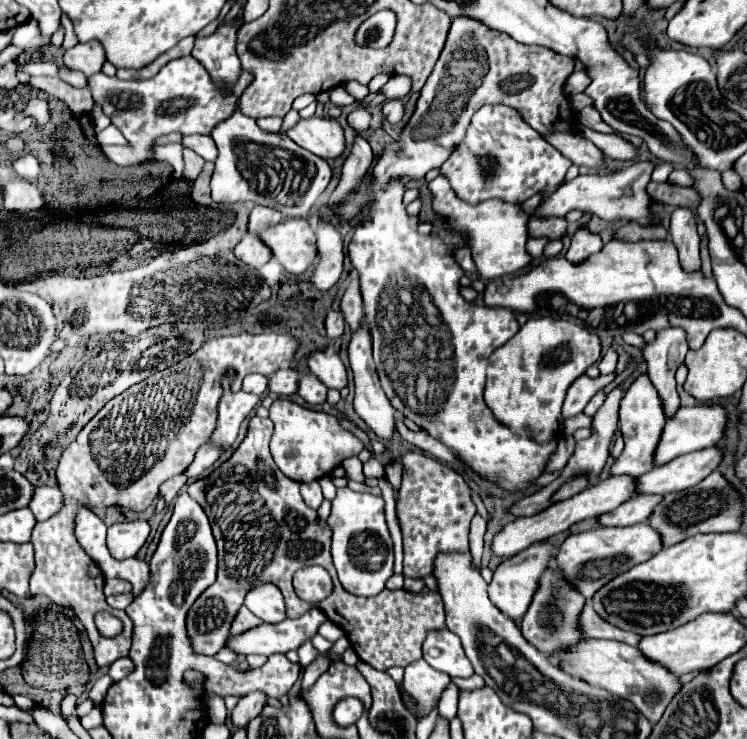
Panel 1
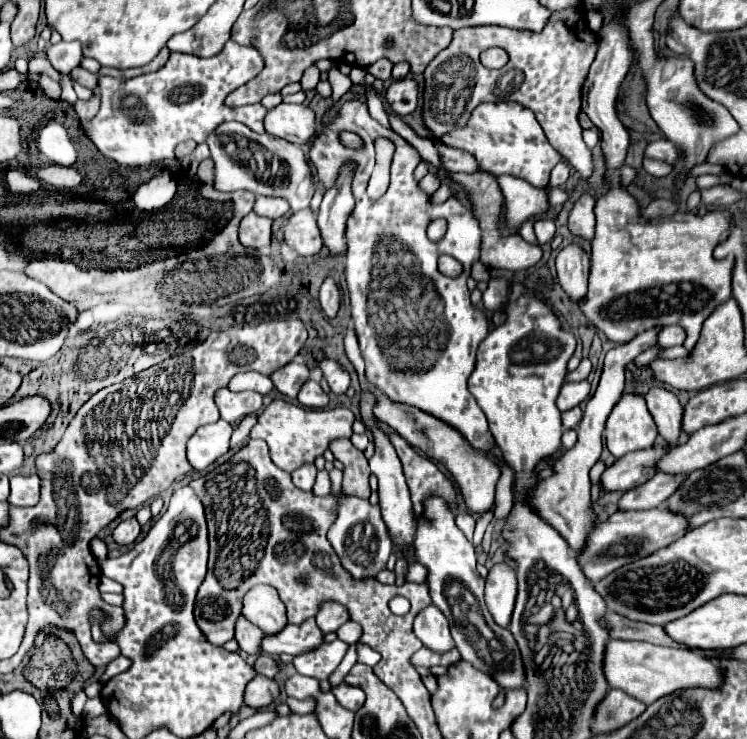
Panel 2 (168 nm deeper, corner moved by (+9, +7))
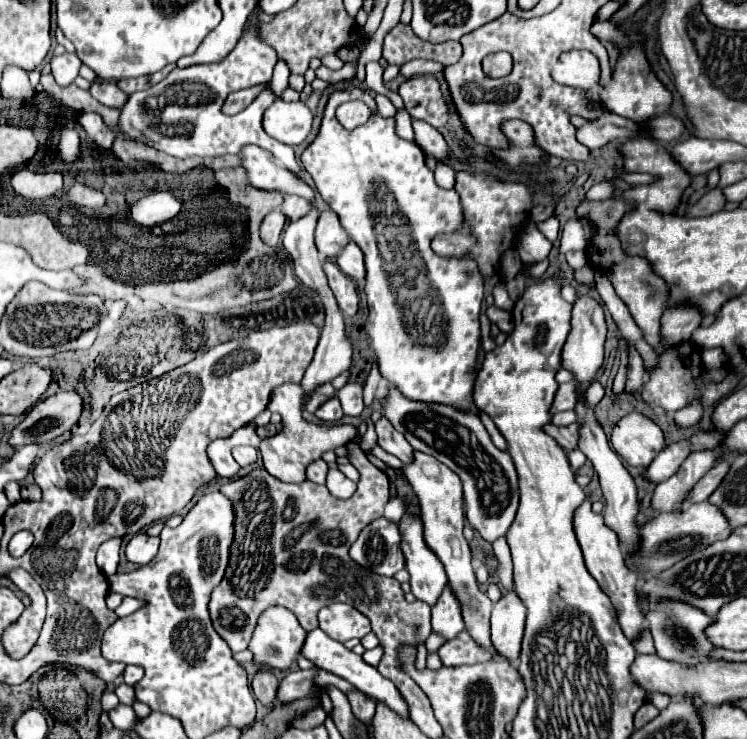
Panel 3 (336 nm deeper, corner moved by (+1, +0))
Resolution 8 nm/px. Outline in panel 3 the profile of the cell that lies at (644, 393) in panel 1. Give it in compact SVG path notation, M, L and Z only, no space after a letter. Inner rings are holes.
M631 412L617 422L611 434L611 444L627 464L641 468L647 468L665 448L661 428L639 412Z

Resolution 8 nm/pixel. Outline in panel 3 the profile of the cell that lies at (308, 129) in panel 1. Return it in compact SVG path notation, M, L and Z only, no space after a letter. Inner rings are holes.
M275 100L265 116L263 116L263 128L265 132L289 146L299 146L307 140L313 126L313 114L303 102L283 102Z

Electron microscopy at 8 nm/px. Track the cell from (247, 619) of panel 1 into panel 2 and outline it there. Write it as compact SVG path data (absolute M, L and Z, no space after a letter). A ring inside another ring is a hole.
M243 615L237 621L237 629L235 629L235 639L239 643L239 647L247 653L247 655L259 655L261 653L261 641L263 641L263 633L261 629L257 629L255 625L249 625L249 621L243 619Z

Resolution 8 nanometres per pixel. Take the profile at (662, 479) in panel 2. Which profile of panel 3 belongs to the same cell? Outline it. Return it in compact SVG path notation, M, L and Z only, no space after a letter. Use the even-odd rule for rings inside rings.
M723 460L723 462L717 462L717 466L713 466L695 486L693 486L693 492L689 492L689 502L693 504L693 502L705 502L709 496L711 496L711 492L721 484L721 480L723 480L723 476L727 474L727 470L729 470L729 460Z

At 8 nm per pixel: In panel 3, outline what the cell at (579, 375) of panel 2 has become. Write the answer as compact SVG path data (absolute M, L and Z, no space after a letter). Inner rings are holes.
M577 380L561 384L557 394L555 394L555 402L553 402L553 414L561 412L561 410L569 410L575 408L577 404Z

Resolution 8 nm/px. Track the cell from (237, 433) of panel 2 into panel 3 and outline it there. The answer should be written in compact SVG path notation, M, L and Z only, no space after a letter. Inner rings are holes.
M251 447L244 448L242 452L232 450L232 455L241 467L252 465L257 460L257 450Z

